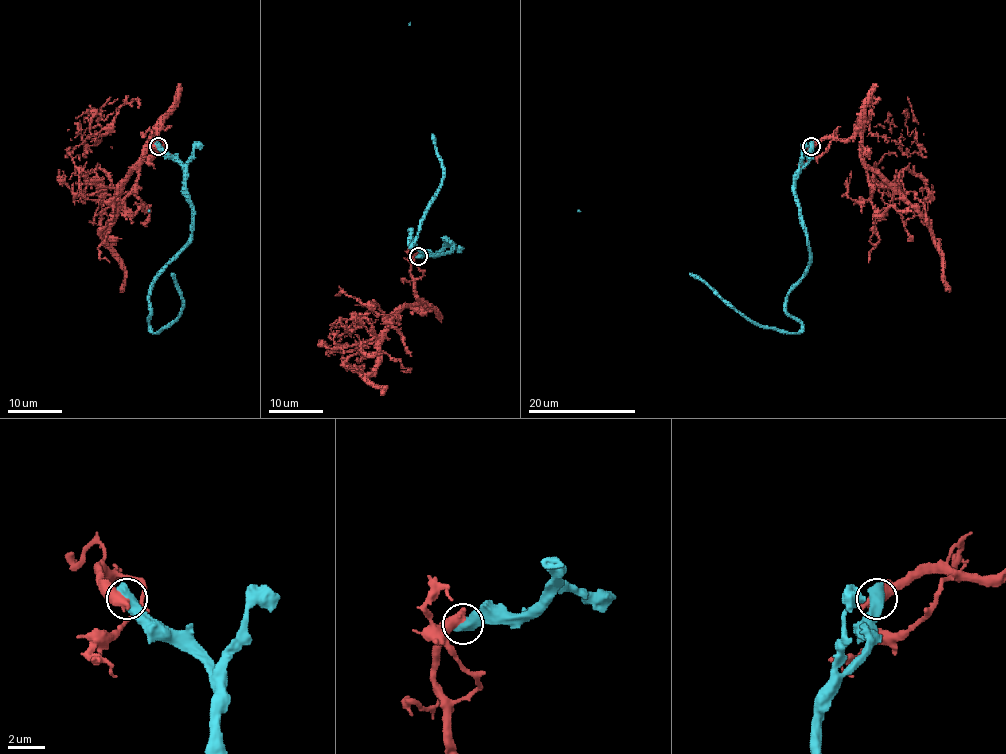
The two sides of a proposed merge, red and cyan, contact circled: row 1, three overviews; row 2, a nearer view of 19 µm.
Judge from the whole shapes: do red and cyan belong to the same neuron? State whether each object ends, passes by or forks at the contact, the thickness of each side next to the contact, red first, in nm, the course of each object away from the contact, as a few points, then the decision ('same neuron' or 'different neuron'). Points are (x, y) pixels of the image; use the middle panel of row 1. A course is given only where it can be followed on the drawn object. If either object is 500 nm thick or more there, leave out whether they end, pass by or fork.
650/800 nm | red via (418, 256), (414, 305), (378, 334), (337, 319), (329, 337), (347, 342), (349, 314), (372, 301), (372, 311) | cyan via (418, 256), (433, 256), (445, 239), (452, 245), (429, 254), (410, 231), (409, 245), (442, 176), (410, 22) | different neuron

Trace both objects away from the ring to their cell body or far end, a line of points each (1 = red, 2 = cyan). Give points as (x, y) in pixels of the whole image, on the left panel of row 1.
1: (158, 145), (156, 132), (117, 186), (81, 192), (69, 152), (93, 117), (116, 112), (112, 148)
2: (158, 145), (182, 167), (191, 225), (190, 242), (150, 295), (154, 332), (179, 315), (182, 293), (150, 210)

